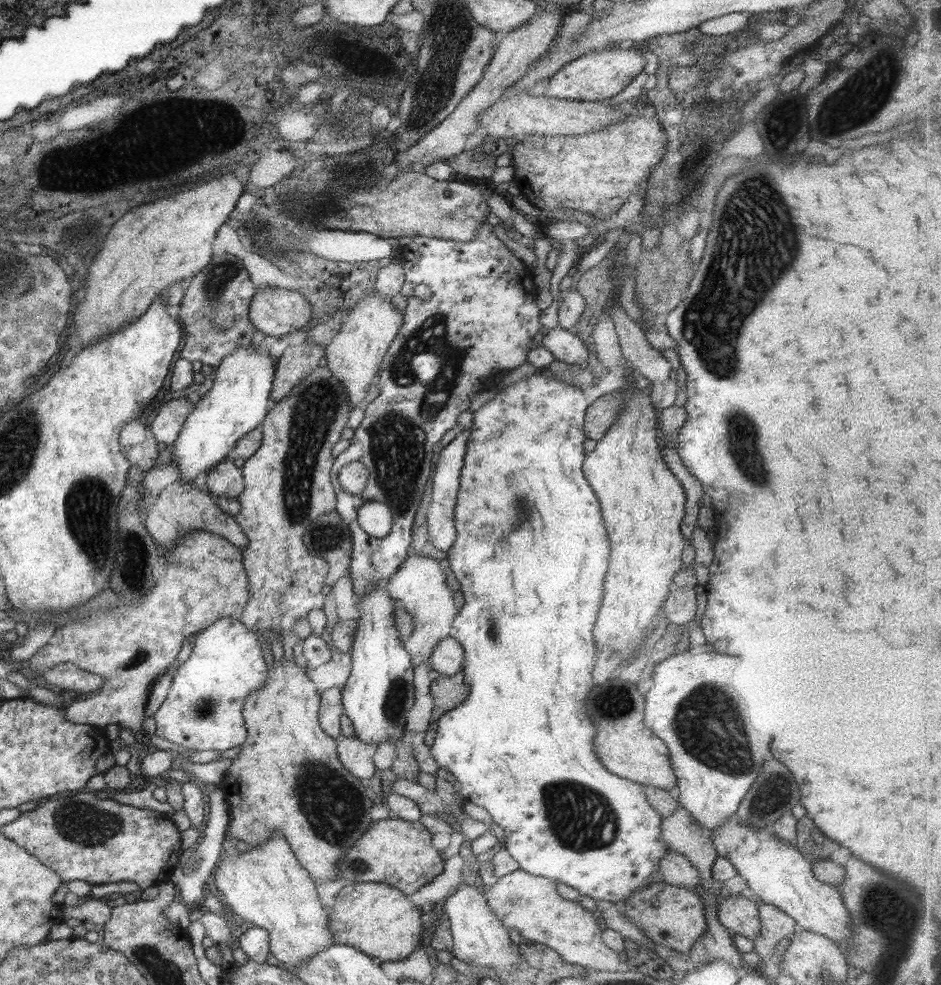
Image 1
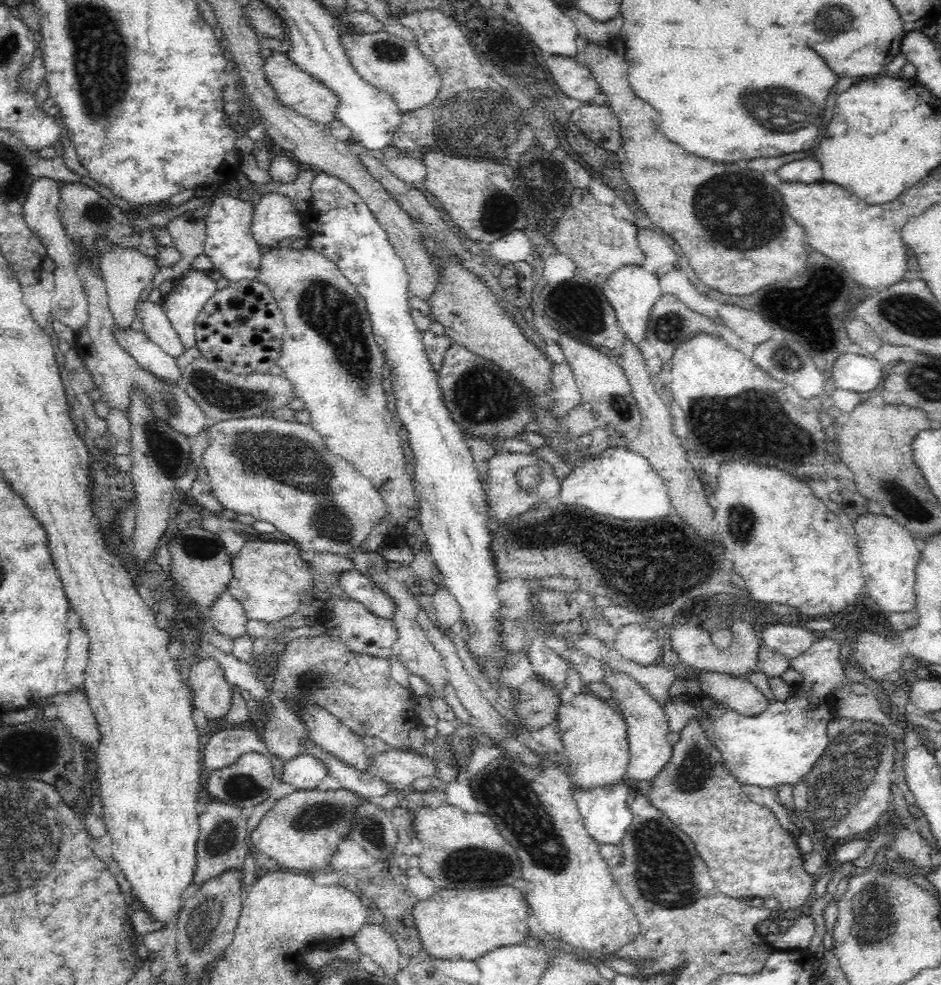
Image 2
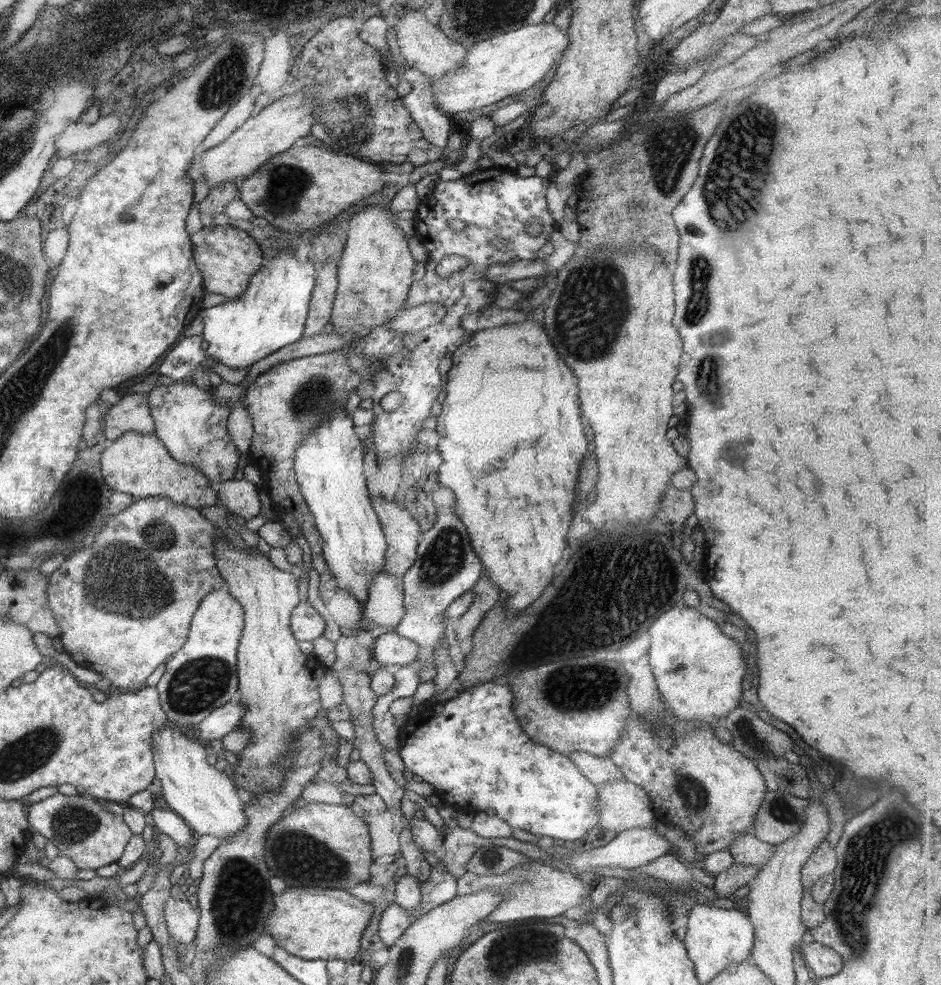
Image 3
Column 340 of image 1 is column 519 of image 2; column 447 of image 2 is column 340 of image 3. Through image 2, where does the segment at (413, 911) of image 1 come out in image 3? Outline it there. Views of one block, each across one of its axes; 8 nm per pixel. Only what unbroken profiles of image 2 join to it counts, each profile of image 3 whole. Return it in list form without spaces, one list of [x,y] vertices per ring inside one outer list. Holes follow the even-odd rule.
[[[286,887],[280,896],[272,896],[272,903],[273,909],[263,923],[263,933],[269,934],[279,948],[305,960],[351,960],[359,952],[361,933],[374,911],[371,904],[355,899],[345,890],[319,887]]]

